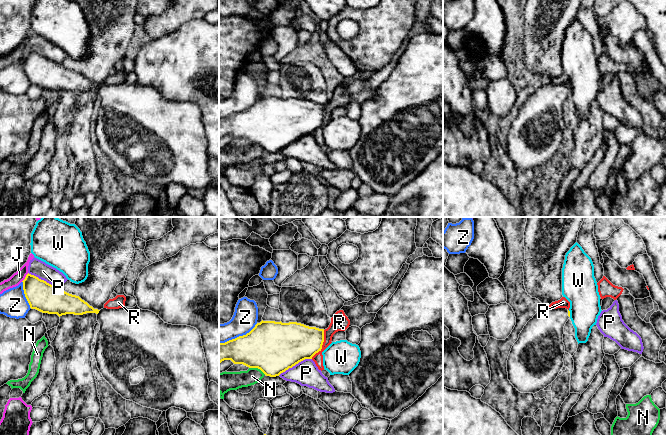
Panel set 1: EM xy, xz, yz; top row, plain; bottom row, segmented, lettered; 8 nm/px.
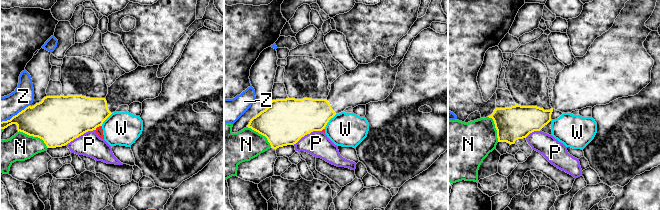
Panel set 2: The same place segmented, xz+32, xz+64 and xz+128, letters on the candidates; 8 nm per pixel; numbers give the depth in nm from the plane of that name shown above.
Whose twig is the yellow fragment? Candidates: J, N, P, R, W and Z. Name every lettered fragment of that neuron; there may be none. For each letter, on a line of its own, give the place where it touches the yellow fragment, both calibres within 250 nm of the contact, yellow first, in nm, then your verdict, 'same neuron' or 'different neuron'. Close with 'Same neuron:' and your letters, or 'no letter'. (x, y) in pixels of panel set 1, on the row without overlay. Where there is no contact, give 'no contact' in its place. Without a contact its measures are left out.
J: xy (25, 53) | 240/90 nm | different neuron
N: xz (257, 143) | 420/140 nm | different neuron
P: xz (294, 141) | 420/200 nm | different neuron
R: xz (322, 120) | 320/140 nm | different neuron
W: yz (569, 89) | 20/280 nm | different neuron
Z: xz (239, 112) | 380/200 nm | different neuron
Same neuron: no letter

